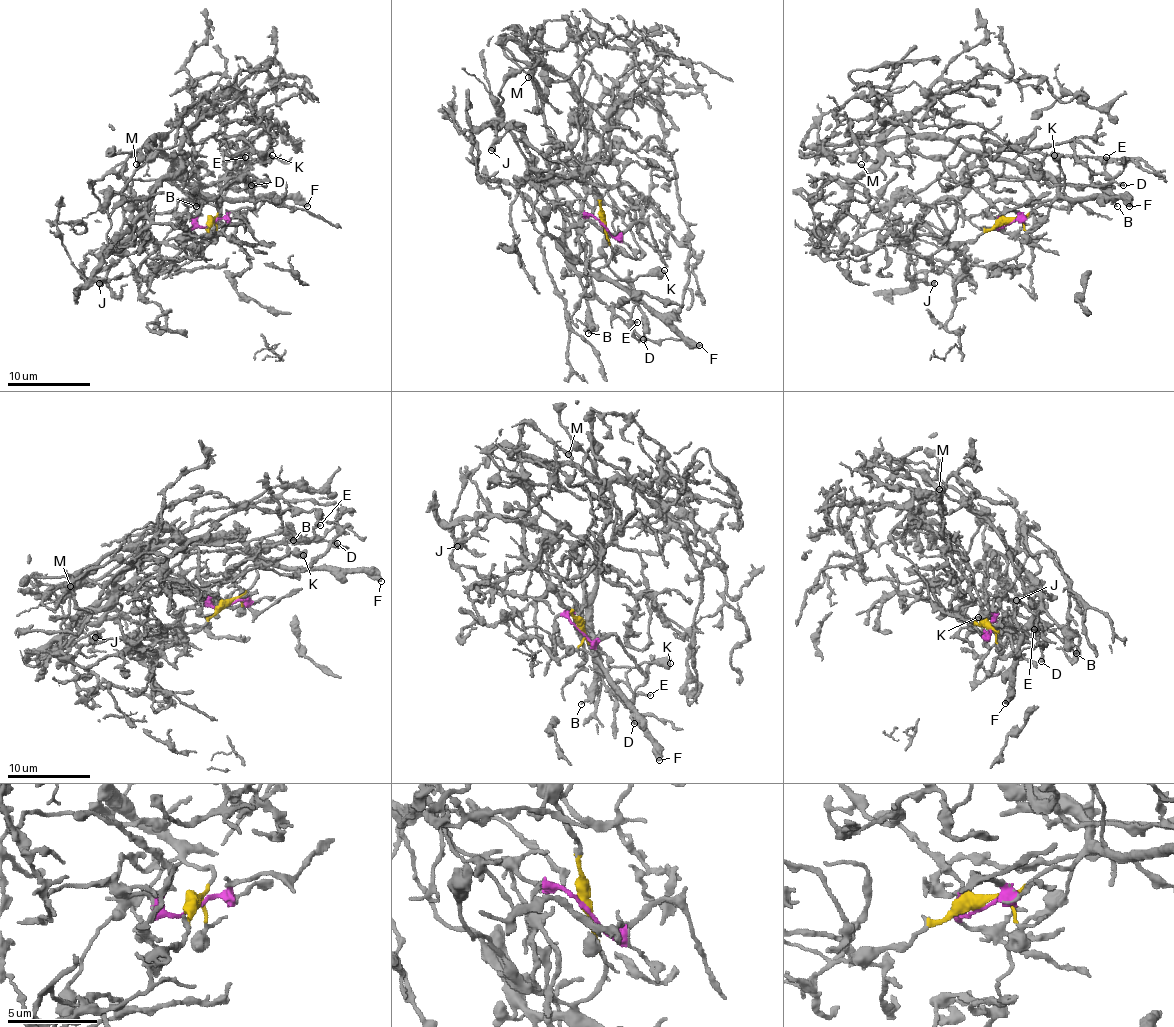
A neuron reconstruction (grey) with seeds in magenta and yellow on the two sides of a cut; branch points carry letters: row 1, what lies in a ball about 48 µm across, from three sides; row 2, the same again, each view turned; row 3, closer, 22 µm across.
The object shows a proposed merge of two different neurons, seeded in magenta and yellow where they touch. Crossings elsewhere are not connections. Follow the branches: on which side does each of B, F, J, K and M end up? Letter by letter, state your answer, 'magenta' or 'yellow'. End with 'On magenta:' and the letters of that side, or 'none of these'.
B: yellow
F: yellow
J: magenta
K: yellow
M: yellow
On magenta: J

